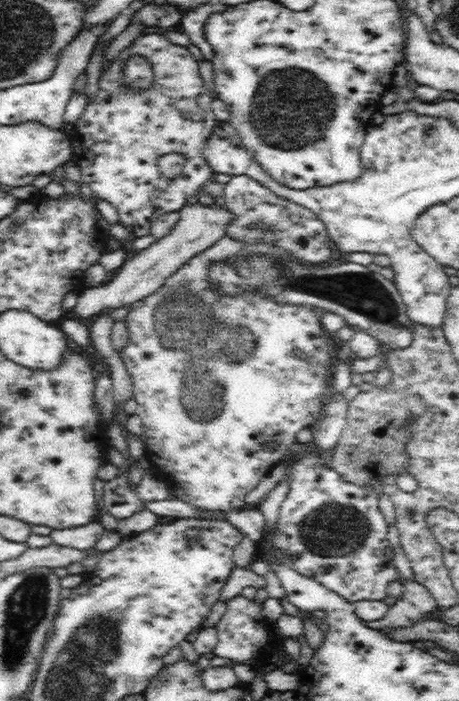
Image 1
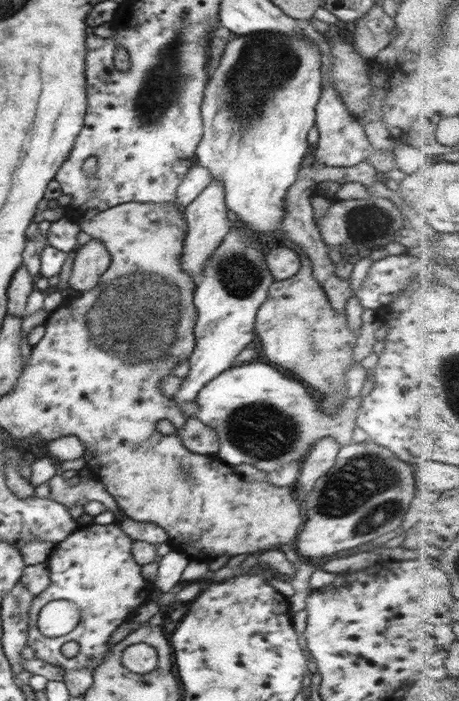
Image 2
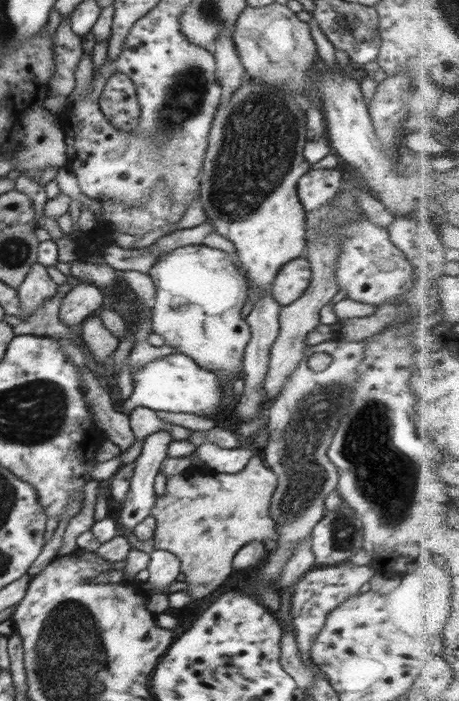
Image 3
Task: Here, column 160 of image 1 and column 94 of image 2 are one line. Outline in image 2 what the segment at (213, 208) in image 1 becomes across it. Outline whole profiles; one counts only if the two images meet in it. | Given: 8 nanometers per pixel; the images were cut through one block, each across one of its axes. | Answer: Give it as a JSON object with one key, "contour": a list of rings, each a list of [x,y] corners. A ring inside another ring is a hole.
{"contour":[[[90,240],[75,252],[73,269],[69,276],[69,286],[75,291],[87,291],[98,285],[99,278],[110,266],[111,255],[102,242]]]}

